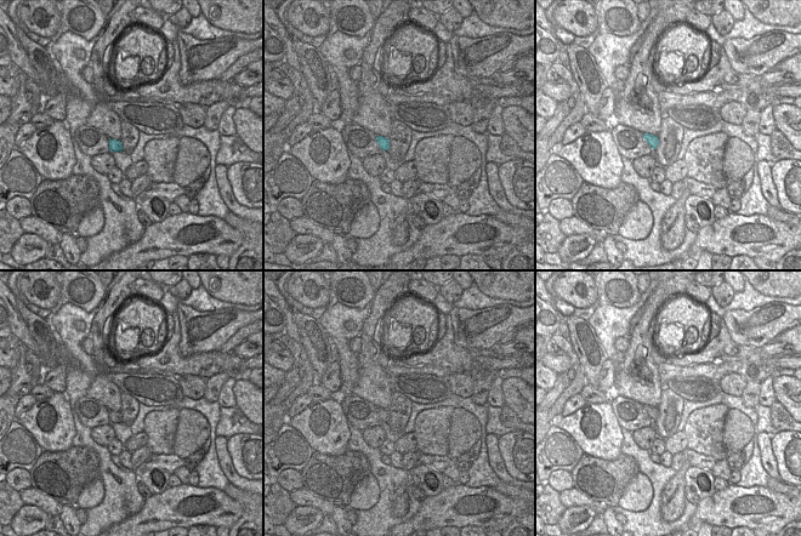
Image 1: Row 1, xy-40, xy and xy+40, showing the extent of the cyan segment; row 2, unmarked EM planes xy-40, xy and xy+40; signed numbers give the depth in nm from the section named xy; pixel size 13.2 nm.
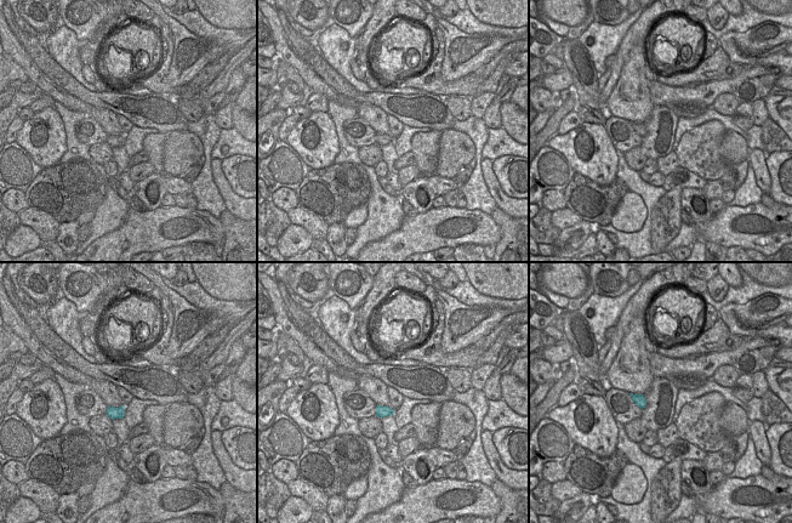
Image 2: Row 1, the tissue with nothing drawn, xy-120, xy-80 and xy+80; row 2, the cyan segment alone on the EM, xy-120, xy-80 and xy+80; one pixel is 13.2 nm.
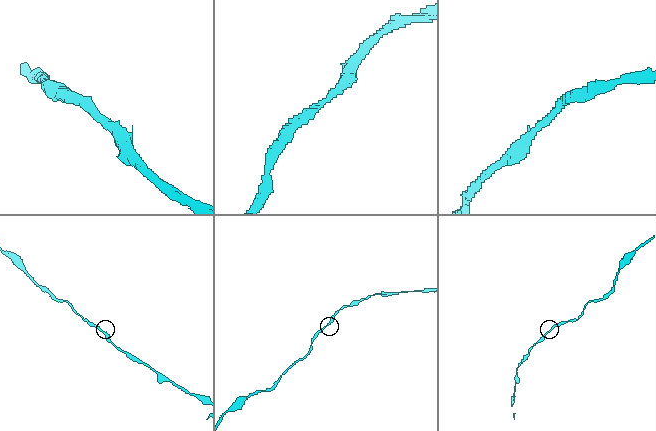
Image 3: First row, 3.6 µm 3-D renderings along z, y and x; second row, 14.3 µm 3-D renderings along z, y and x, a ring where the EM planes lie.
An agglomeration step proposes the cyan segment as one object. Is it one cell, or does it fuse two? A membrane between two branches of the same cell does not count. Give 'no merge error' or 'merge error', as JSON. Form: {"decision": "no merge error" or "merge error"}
{"decision": "no merge error"}

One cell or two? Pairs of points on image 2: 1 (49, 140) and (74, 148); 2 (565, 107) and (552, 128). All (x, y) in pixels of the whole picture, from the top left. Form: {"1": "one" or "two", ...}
{"1": "two", "2": "one"}

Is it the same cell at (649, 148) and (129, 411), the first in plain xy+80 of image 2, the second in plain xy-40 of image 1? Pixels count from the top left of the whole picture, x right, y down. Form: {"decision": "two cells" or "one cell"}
{"decision": "one cell"}

